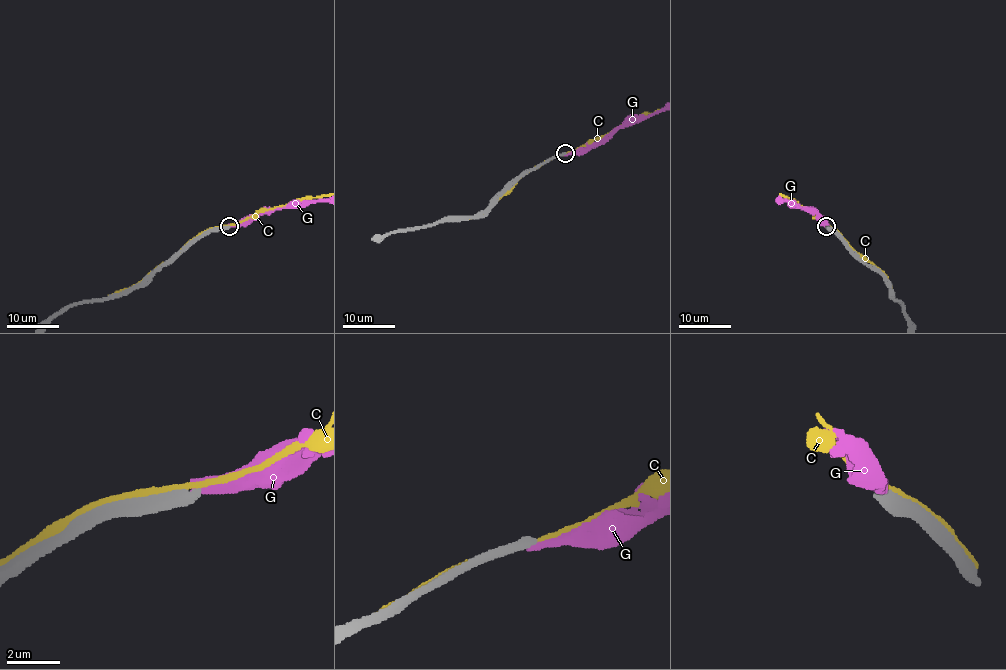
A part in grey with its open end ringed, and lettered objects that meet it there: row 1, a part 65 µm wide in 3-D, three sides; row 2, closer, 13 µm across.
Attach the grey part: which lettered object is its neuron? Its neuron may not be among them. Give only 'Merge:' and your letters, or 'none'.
Merge: none

